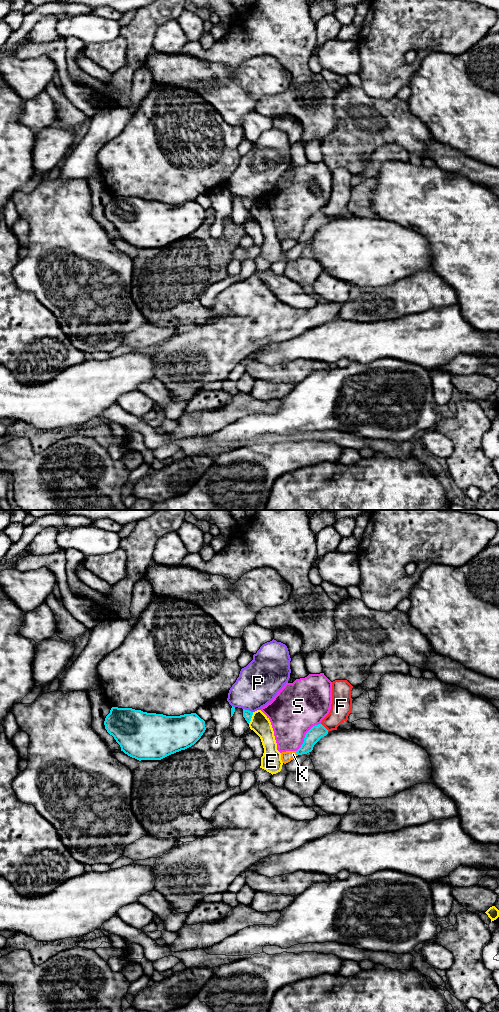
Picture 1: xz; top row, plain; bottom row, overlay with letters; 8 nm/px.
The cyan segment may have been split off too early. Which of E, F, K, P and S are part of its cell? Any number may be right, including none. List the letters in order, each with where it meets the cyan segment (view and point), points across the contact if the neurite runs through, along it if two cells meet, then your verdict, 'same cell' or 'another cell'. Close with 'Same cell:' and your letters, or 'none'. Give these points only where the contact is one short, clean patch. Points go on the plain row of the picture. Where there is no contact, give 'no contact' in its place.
E: xz (250, 206) | another cell
F: xz (324, 215) | along xz (321, 211), (328, 219) | another cell
K: xz (296, 240) | along xz (295, 239), (297, 243) | another cell
P: xz (248, 198) | another cell
S: xz (305, 223) | another cell
Same cell: none

